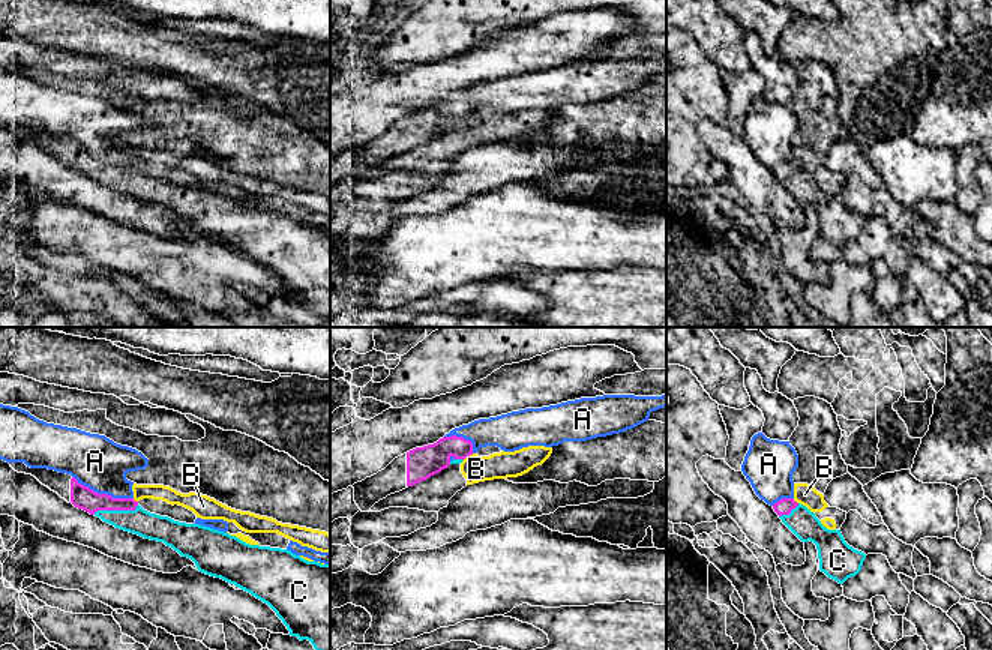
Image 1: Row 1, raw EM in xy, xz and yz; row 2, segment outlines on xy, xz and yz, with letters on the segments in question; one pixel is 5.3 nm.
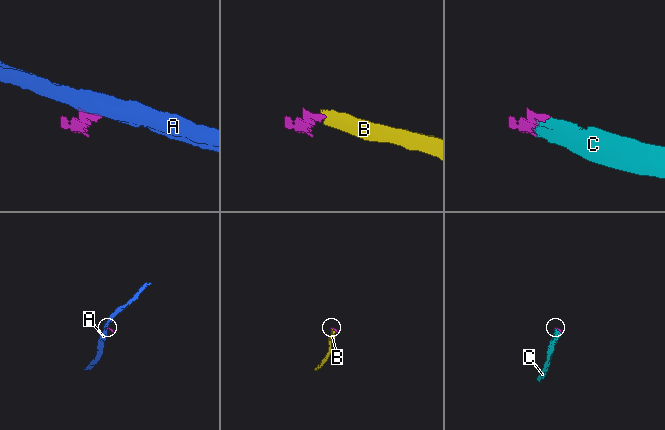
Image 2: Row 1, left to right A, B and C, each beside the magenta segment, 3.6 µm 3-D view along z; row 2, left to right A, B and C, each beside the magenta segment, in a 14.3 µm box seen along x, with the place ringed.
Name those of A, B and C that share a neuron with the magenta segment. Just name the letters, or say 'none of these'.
C

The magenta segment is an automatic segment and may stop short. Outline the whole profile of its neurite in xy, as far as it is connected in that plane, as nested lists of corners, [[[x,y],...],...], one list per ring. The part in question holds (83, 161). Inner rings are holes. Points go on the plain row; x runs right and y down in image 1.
[[[11,126],[11,131],[18,137],[35,140],[42,149],[57,156],[68,167],[72,167],[75,171],[101,182],[104,186],[108,186],[116,192],[138,198],[144,203],[164,206],[167,210],[171,210],[174,215],[177,215],[182,221],[191,222],[200,236],[221,242],[251,257],[276,276],[276,279],[290,294],[288,299],[297,300],[300,305],[308,303],[317,315],[330,320],[330,228],[308,225],[288,213],[249,209],[236,200],[200,188],[179,186],[168,180],[150,177],[144,174],[134,162],[113,162],[108,158],[98,158],[66,137],[59,137],[48,132],[30,132],[24,126]]]

